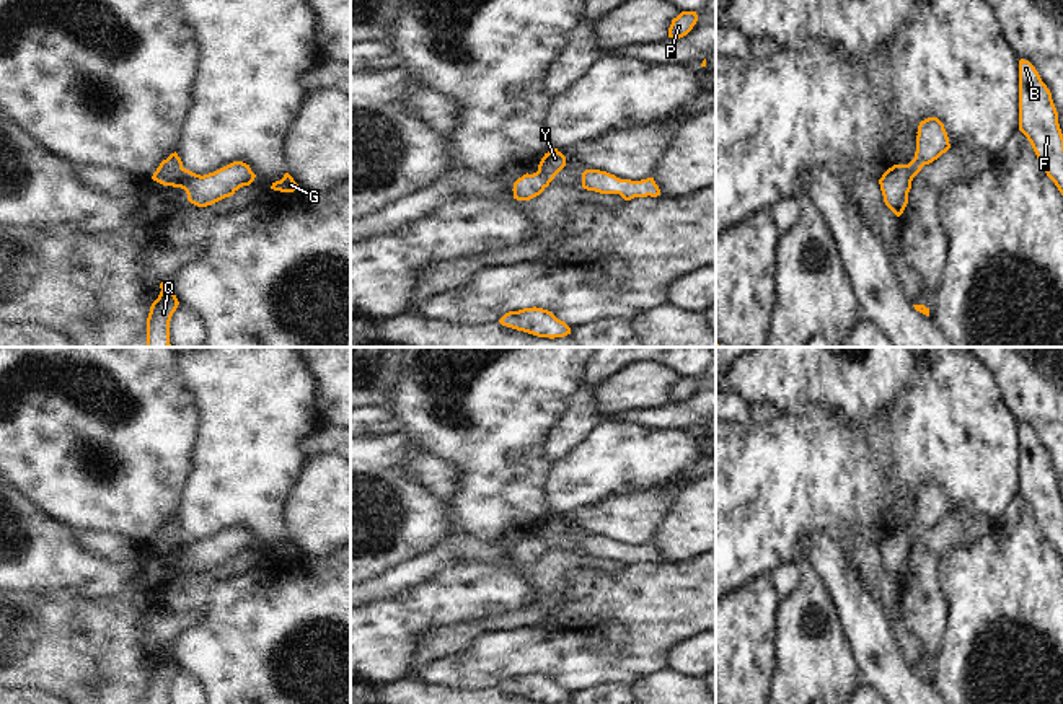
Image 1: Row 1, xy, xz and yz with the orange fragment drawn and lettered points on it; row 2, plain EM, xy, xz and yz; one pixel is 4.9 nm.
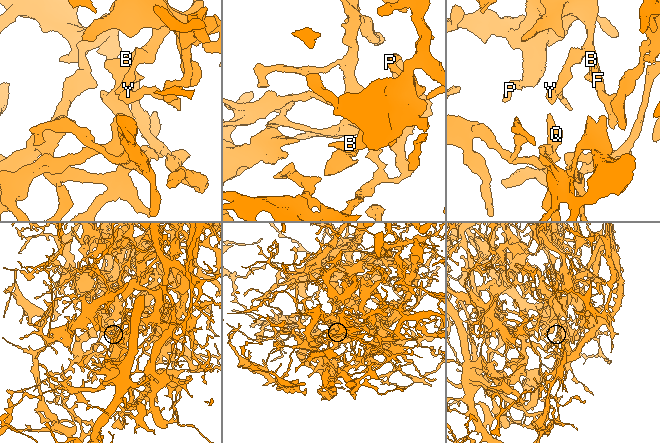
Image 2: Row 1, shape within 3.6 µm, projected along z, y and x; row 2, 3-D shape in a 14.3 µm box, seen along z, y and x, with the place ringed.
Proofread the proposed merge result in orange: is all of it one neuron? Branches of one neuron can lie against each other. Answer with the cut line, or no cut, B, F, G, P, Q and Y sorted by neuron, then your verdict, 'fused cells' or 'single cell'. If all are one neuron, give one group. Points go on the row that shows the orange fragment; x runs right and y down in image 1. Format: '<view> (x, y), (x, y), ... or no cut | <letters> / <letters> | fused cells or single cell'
xy (183, 168), (172, 184) | B F P Q / G Y | fused cells

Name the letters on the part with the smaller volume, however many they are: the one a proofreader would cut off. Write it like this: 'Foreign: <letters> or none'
Foreign: G, Y

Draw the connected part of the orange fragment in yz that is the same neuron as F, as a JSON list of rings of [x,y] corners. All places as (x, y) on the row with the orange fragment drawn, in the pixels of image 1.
[[[1024,59],[1019,60],[1019,130],[1063,196],[1063,134],[1058,112],[1039,72]]]

